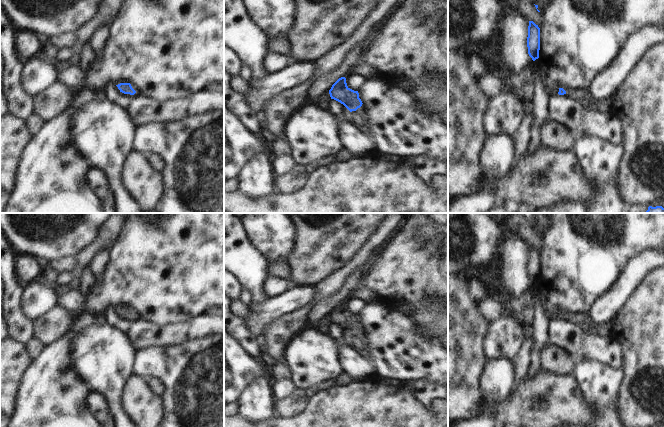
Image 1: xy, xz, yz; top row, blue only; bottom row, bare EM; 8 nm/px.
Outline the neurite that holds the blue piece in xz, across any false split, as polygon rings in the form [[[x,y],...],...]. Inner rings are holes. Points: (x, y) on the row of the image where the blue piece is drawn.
[[[339,78],[329,90],[331,99],[343,104],[350,113],[347,115],[352,124],[362,133],[364,133],[371,141],[373,137],[367,124],[367,117],[361,111],[362,101],[359,98],[358,91],[354,91],[347,86],[346,78]]]

